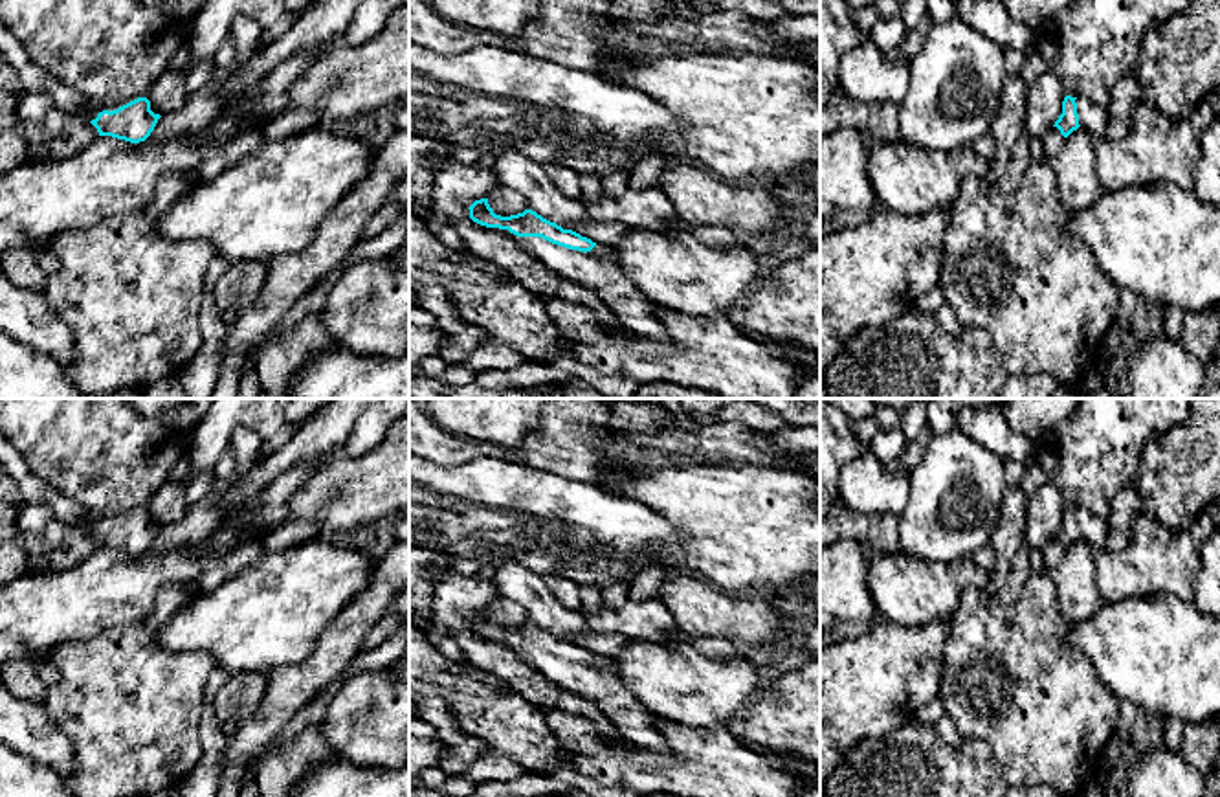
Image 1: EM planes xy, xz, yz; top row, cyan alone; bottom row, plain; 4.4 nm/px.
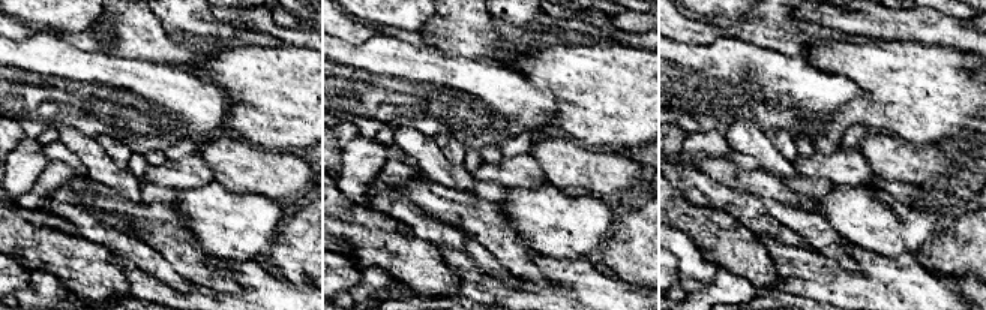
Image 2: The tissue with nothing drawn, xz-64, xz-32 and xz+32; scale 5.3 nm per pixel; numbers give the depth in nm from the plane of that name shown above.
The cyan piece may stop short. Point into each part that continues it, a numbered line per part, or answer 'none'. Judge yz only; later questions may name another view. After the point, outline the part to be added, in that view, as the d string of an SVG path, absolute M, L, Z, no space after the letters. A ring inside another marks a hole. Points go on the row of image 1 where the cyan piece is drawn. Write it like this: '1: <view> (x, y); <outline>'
1: yz (1094, 118); M1077 97L1075 103L1081 129L1088 130L1095 140L1104 138L1108 125L1106 107L1097 105L1088 97Z

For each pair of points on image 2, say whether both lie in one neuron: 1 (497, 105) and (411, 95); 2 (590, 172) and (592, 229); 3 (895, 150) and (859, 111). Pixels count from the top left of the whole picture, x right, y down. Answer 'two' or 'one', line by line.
1: one
2: two
3: two

